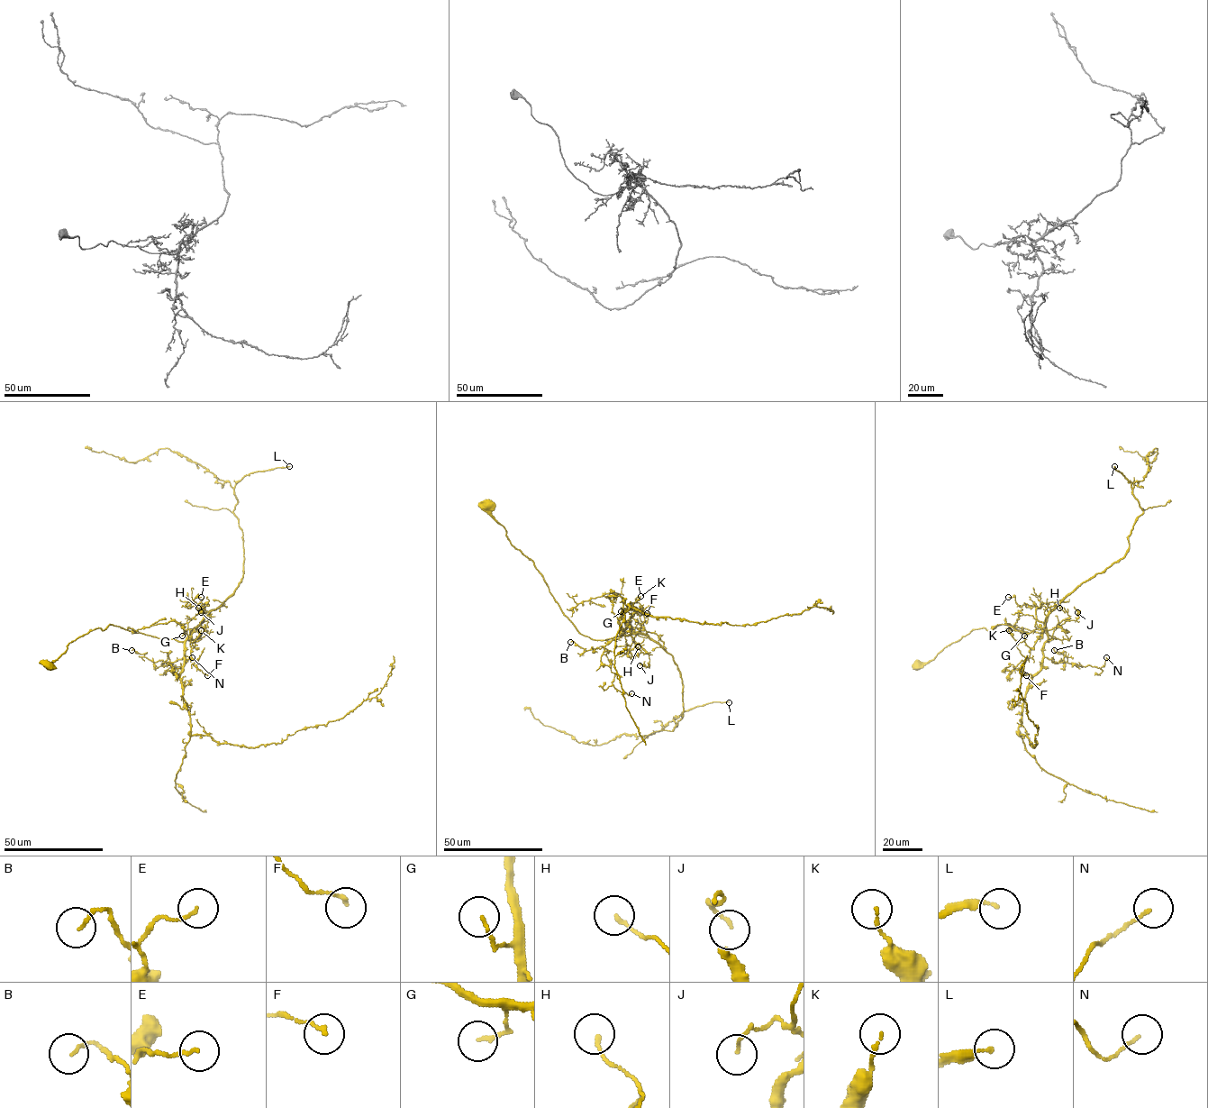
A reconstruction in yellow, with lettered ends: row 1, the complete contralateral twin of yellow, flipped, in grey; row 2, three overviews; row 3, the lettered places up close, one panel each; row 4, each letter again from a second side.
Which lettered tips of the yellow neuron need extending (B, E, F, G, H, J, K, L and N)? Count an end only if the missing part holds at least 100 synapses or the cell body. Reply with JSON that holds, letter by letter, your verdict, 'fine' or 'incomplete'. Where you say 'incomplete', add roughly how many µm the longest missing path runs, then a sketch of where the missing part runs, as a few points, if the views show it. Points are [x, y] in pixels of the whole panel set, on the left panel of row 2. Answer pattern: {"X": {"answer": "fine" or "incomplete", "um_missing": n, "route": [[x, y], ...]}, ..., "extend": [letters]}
{"B": {"answer": "fine"}, "E": {"answer": "fine"}, "F": {"answer": "fine"}, "G": {"answer": "fine"}, "H": {"answer": "fine"}, "J": {"answer": "fine"}, "K": {"answer": "fine"}, "L": {"answer": "incomplete", "um_missing": 200}, "N": {"answer": "fine"}, "extend": ["L"]}

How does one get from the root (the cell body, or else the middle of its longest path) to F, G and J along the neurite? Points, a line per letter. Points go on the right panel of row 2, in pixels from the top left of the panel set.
F: (916, 665), (974, 629), (1008, 625), (1052, 637), (1049, 641), (1041, 633), (1021, 668), (1026, 675)
G: (916, 665), (920, 668), (974, 629), (1000, 625), (1046, 632), (1052, 639), (1048, 641), (1043, 629), (1024, 636)
J: (916, 665), (974, 629), (1000, 625), (1046, 632), (1049, 641), (1048, 631), (1076, 620), (1077, 612)

